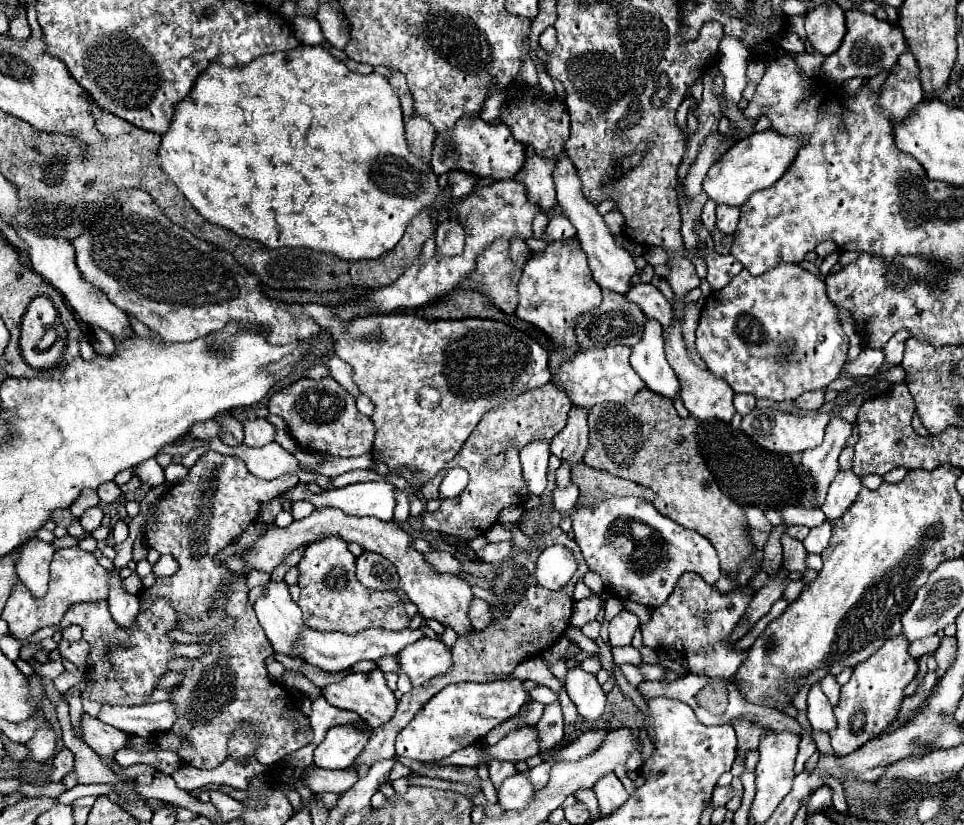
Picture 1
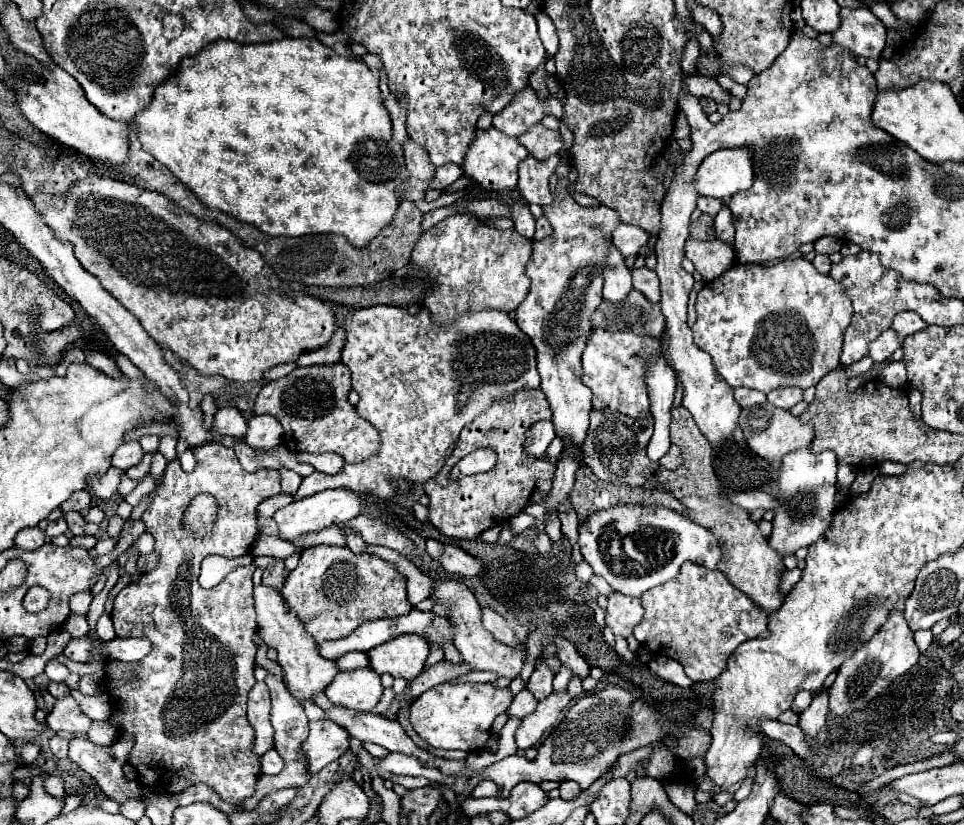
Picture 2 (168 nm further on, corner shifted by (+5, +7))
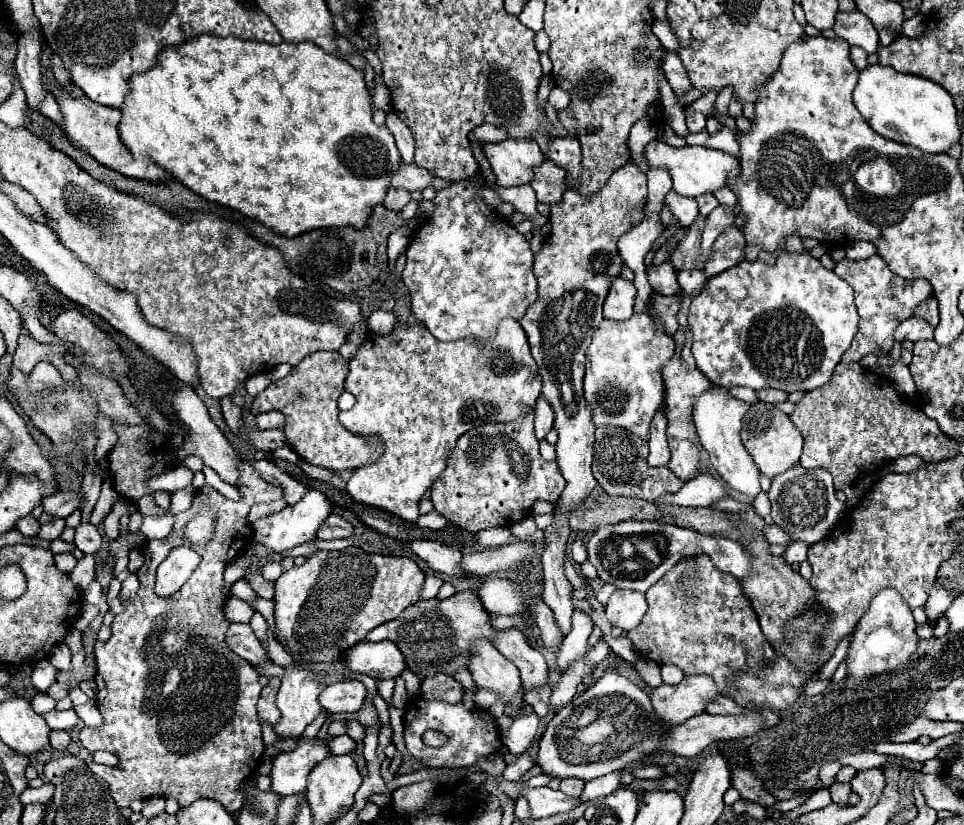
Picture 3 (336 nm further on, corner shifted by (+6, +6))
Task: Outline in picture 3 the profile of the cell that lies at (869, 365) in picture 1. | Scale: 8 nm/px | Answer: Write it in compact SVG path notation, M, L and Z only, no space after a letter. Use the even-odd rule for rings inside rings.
M913 316L913 318L899 324L899 328L895 330L895 340L897 342L903 342L903 340L913 340L913 342L933 340L933 334L935 334L935 328L927 320Z

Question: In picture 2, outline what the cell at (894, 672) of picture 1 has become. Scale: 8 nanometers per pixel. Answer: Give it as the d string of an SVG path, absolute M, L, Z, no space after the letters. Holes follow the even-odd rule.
M892 611L888 621L880 627L880 631L840 665L834 685L828 689L830 717L842 719L854 711L862 711L866 703L870 703L878 695L884 695L896 677L908 673L908 669L912 669L918 663L918 657L920 653L914 643L914 633L906 625L904 615L900 611Z

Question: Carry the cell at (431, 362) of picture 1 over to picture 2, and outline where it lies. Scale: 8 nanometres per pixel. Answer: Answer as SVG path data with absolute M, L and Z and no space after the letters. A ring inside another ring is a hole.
M376 305L348 313L344 319L346 345L342 349L342 363L352 373L352 389L358 391L360 403L356 411L380 431L378 453L362 463L344 463L336 475L314 471L304 477L294 499L310 497L330 487L354 487L356 491L372 491L382 499L394 497L390 479L406 479L410 485L418 485L434 477L450 453L456 447L458 435L466 423L486 411L492 403L510 397L520 389L536 389L540 385L536 369L536 351L530 337L502 311L472 311L470 315L458 315L448 327L434 323L430 311L422 309L418 315L410 315L406 309Z

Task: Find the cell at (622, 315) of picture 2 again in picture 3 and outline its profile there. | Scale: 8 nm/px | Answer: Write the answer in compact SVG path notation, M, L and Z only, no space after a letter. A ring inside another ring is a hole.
M651 294L649 304L653 306L653 312L661 318L661 322L665 324L667 332L673 336L679 330L679 322L677 322L677 312L681 308L681 300L677 300L677 296L661 296L661 294Z

